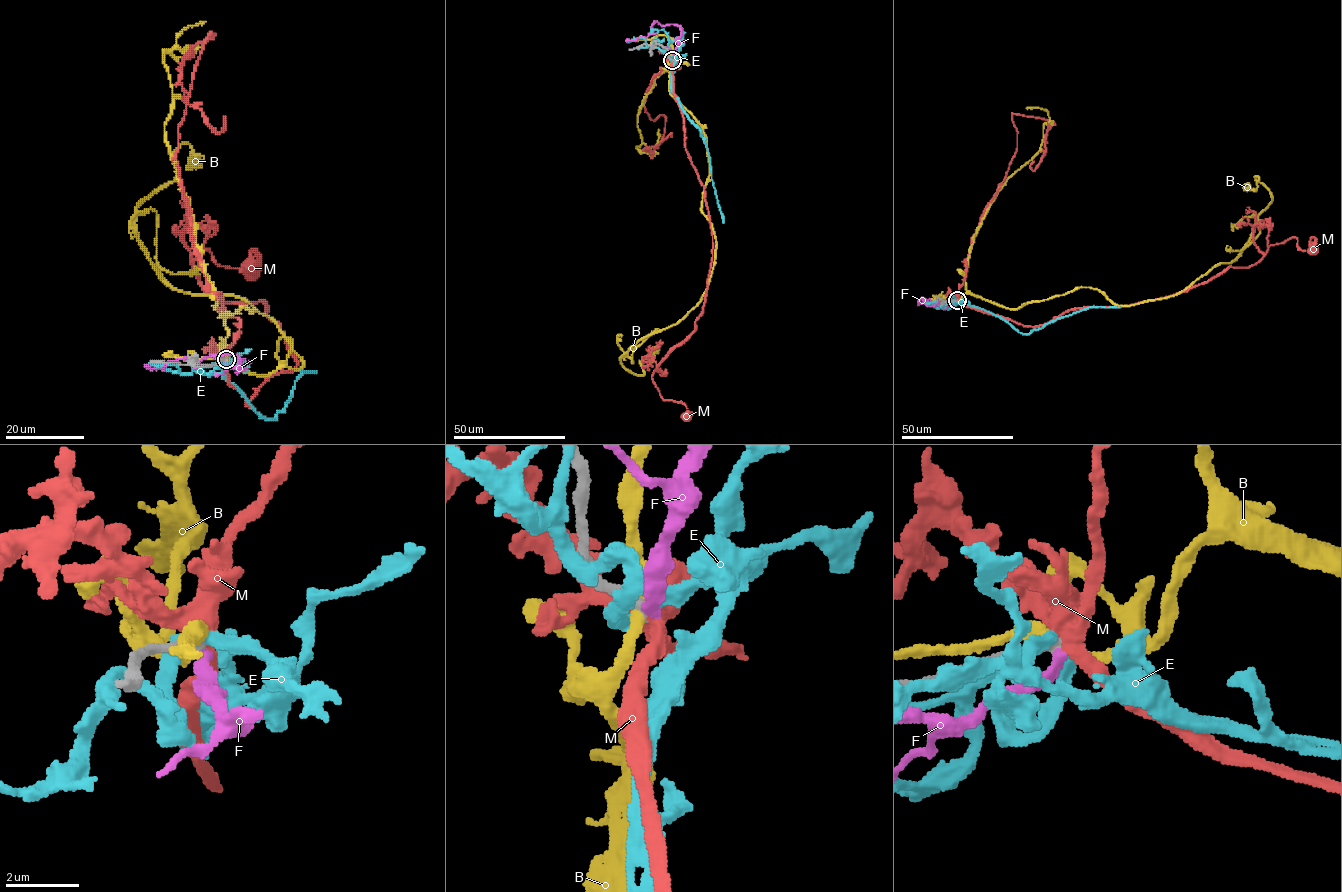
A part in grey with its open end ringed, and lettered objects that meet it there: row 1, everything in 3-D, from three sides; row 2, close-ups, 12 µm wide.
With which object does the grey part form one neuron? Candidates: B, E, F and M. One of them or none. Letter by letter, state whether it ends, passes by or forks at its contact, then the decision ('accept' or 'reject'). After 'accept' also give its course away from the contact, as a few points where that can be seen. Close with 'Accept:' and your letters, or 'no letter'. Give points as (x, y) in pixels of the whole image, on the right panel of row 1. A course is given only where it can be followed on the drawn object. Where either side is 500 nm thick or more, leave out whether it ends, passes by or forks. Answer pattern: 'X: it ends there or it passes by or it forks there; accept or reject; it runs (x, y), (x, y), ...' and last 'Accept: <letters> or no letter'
B: it passes by; reject
E: it passes by; reject
F: it ends there; reject
M: it forks there; accept; it runs (957, 300), (1040, 326), (1069, 310), (1186, 291), (1229, 267), (1255, 264), (1286, 239), (1312, 248)
Accept: M

